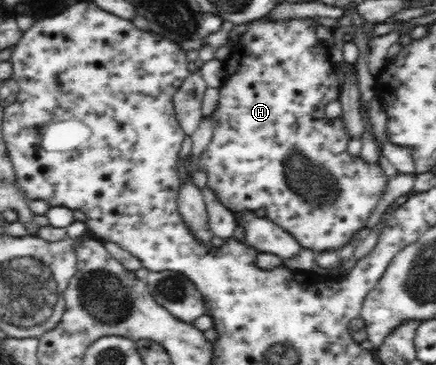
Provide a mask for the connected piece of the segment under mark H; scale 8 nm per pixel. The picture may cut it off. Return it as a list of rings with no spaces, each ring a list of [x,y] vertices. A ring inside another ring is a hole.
[[[265,16],[248,24],[247,31],[235,39],[230,55],[224,60],[227,77],[219,87],[218,105],[210,116],[214,122],[215,130],[212,139],[207,143],[206,149],[195,161],[196,169],[203,171],[207,175],[207,186],[214,191],[216,197],[233,214],[240,215],[242,211],[265,209],[266,218],[279,225],[287,233],[292,234],[302,248],[307,248],[314,252],[328,249],[336,250],[336,247],[341,249],[349,243],[356,231],[367,226],[367,221],[372,215],[374,207],[378,205],[378,201],[380,201],[389,179],[384,174],[382,165],[378,164],[378,161],[362,160],[361,152],[350,153],[345,113],[338,113],[338,117],[330,117],[330,113],[326,113],[326,105],[330,105],[330,101],[338,101],[341,94],[341,84],[338,82],[338,77],[336,77],[334,72],[339,57],[333,54],[333,47],[330,44],[326,44],[326,41],[318,40],[316,36],[317,27],[318,23],[310,17],[270,21]]]

